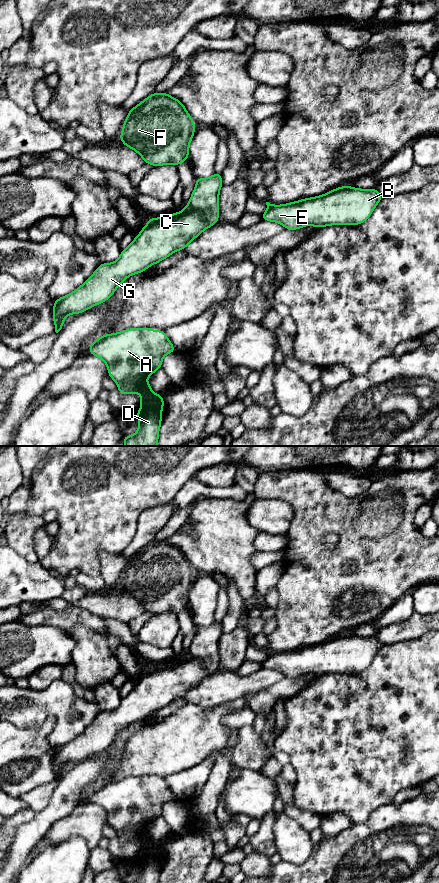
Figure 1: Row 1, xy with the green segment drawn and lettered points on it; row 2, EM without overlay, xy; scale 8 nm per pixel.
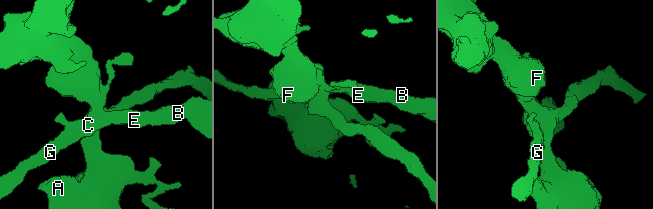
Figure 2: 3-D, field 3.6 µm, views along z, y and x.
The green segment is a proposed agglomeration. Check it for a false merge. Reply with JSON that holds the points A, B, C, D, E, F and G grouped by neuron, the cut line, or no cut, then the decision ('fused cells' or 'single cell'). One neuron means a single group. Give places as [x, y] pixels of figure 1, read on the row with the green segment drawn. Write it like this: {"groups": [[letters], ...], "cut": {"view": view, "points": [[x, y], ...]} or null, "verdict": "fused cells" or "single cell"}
{"groups": [["A", "D", "F"], ["B", "C", "E", "G"]], "cut": {"view": "xy", "points": [[185, 208], [199, 211], [209, 226]]}, "verdict": "fused cells"}

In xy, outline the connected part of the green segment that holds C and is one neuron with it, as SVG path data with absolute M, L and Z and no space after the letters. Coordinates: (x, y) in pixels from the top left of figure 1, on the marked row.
M187 209L150 218L131 244L121 250L115 262L101 263L79 288L55 299L55 332L62 329L67 315L80 314L107 301L127 277L143 273L149 266L166 259L175 251L184 250L207 228L209 225L202 213Z

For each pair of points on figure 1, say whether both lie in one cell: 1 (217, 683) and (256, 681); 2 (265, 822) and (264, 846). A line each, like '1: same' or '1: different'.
1: same
2: same

